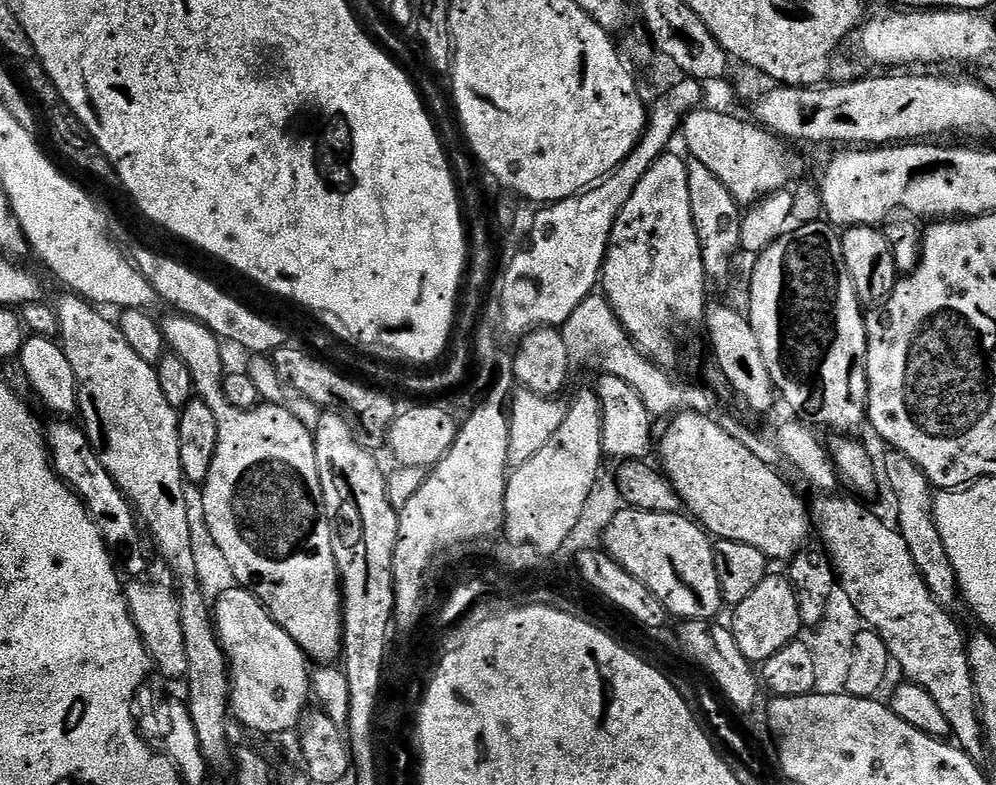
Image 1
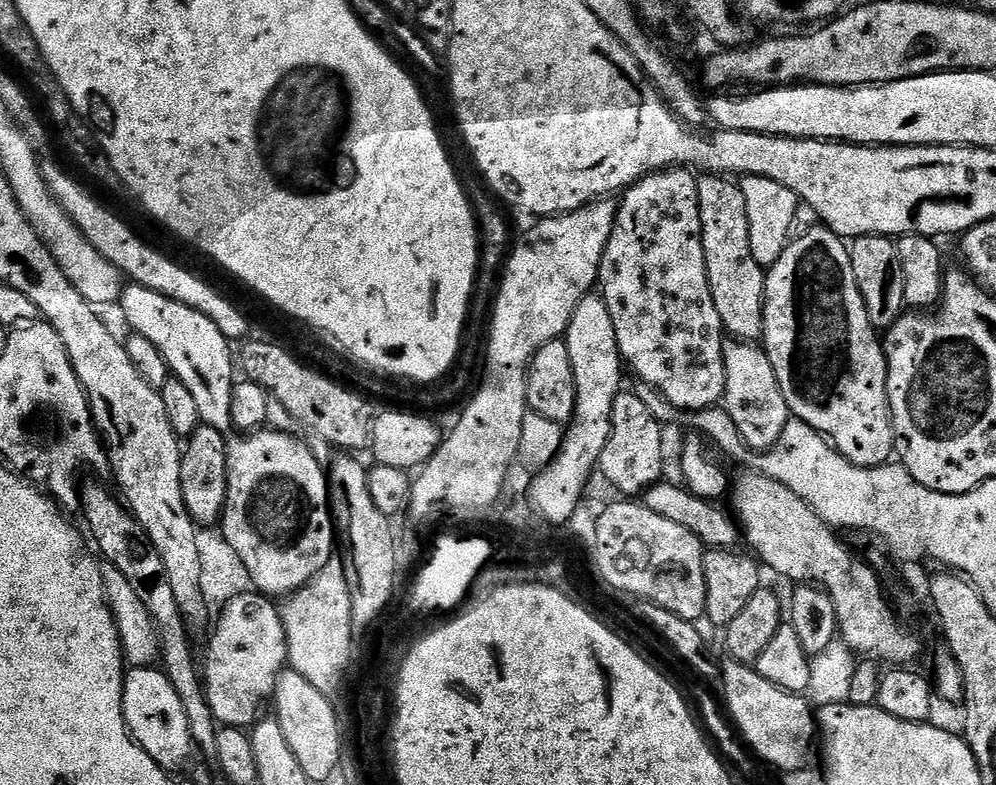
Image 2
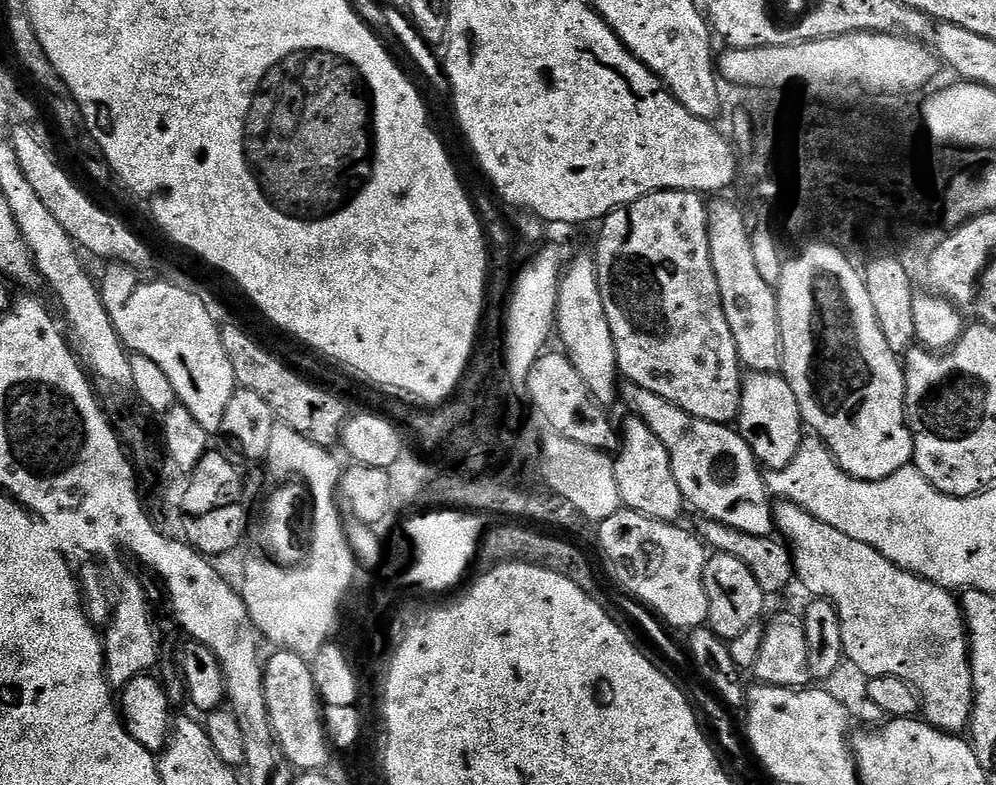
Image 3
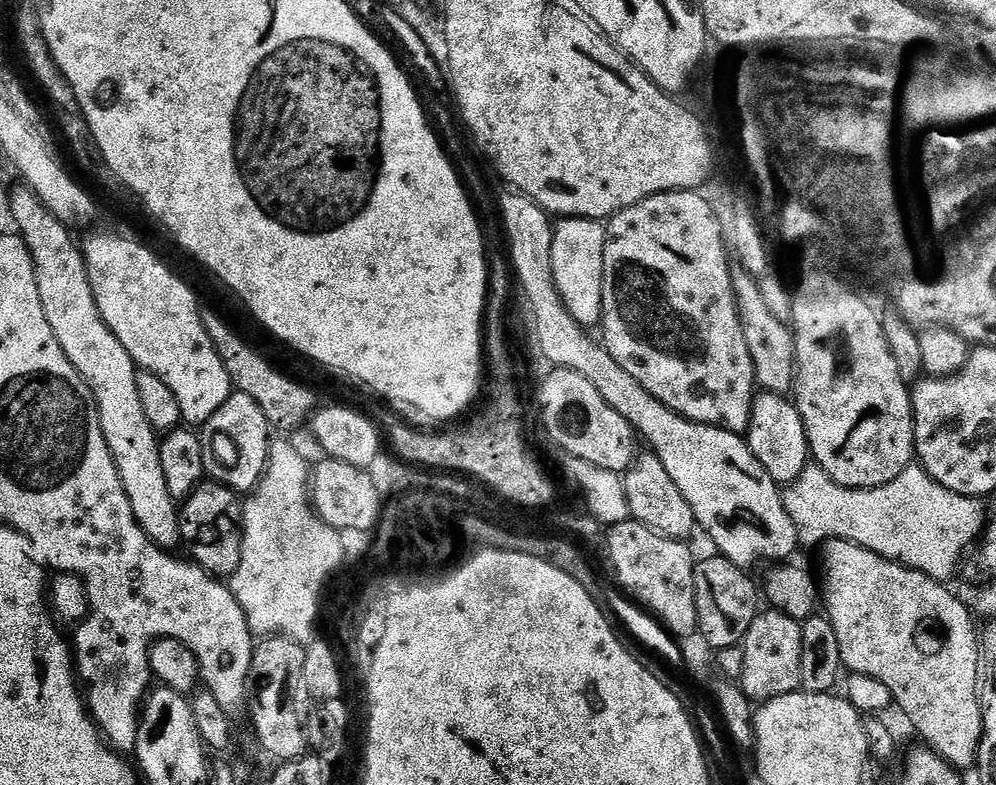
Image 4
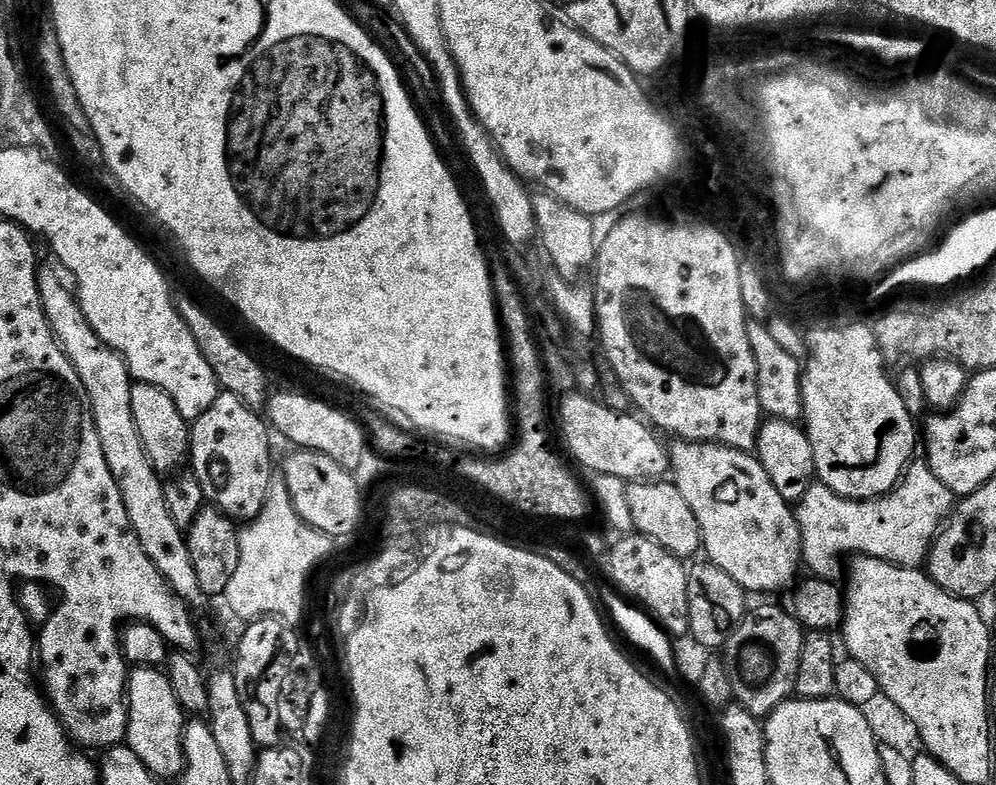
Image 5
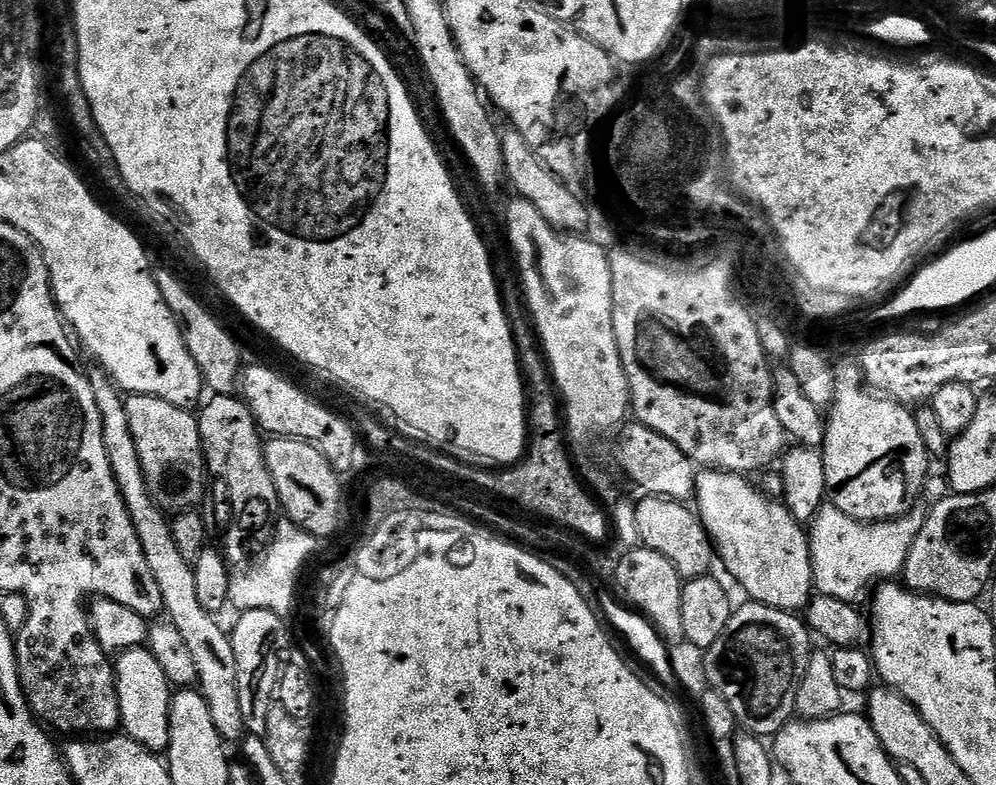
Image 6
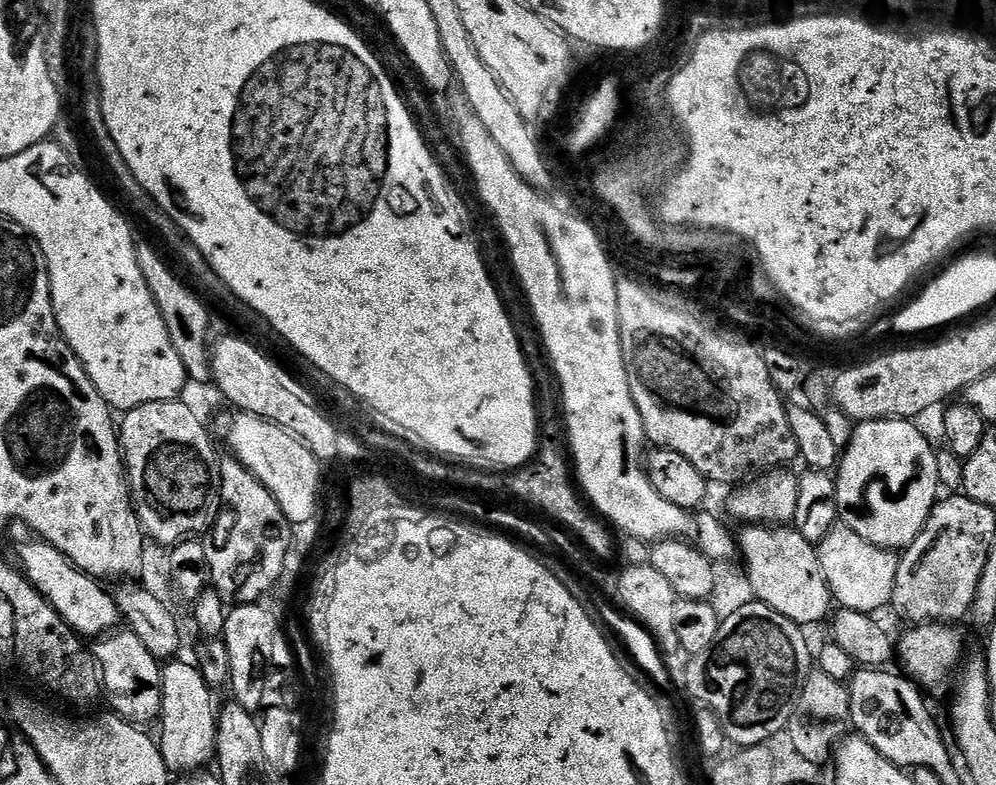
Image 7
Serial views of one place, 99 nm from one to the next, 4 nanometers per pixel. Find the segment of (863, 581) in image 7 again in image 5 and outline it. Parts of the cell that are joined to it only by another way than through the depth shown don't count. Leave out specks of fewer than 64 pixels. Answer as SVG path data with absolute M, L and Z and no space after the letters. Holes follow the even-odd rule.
M916 458L908 466L903 480L886 496L876 500L851 500L830 490L830 486L813 482L810 490L795 505L796 521L802 538L802 560L817 580L835 581L843 556L873 556L904 568L920 568L927 561L946 521L954 511L951 490L932 473L927 459Z

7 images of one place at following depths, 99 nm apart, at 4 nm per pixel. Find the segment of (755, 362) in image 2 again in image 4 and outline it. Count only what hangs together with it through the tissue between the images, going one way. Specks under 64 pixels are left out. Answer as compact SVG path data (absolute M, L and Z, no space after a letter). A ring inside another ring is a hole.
M761 391L752 402L752 417L748 423L746 439L754 458L770 474L777 485L793 484L810 463L808 432L795 403L787 395L778 392Z

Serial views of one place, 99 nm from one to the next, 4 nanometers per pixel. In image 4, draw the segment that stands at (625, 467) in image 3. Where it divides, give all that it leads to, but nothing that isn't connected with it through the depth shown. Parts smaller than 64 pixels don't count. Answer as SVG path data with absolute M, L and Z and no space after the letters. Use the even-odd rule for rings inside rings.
M655 454L647 455L637 455L631 468L622 476L631 519L639 520L641 524L653 528L655 532L659 532L661 536L668 536L671 540L687 541L688 535L698 528L694 510L690 510L690 502L682 498L682 490L674 486L674 478L666 474L666 466L662 466Z

